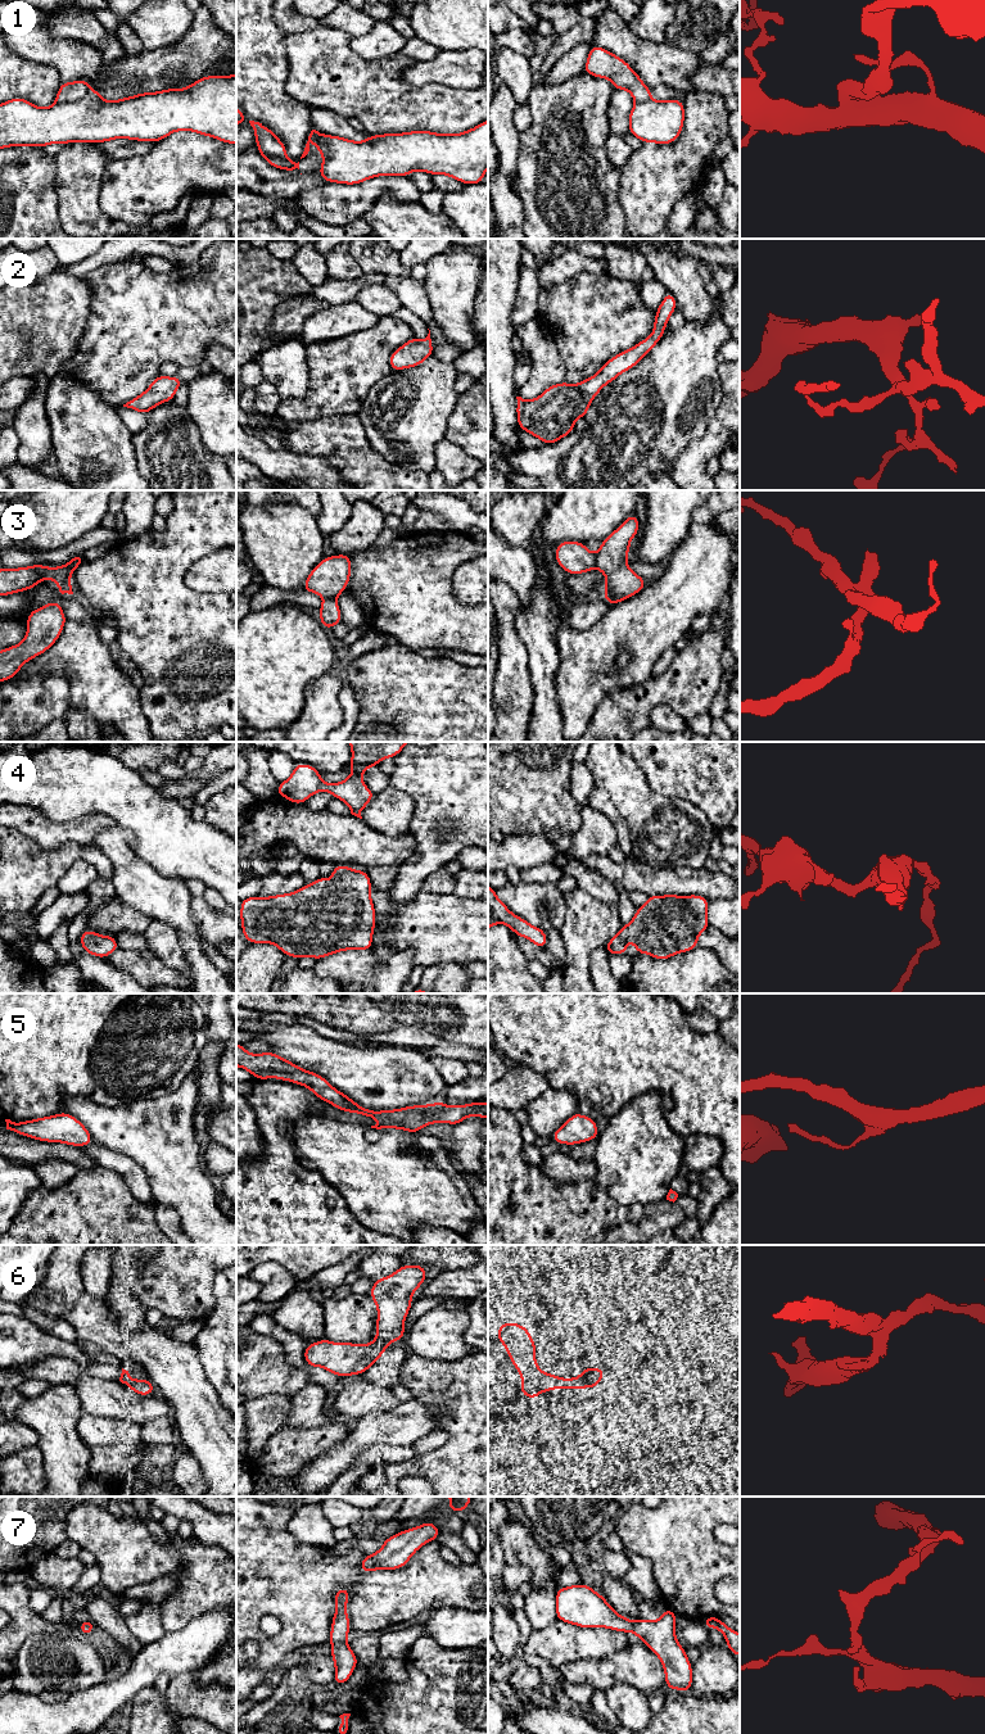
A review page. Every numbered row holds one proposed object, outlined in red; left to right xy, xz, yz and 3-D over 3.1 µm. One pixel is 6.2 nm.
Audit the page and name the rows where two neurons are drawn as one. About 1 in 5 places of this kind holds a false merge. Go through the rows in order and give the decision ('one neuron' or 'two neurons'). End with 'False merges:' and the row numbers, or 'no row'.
1: two neurons
2: one neuron
3: two neurons
4: one neuron
5: one neuron
6: two neurons
7: one neuron
False merges: 1, 3, 6

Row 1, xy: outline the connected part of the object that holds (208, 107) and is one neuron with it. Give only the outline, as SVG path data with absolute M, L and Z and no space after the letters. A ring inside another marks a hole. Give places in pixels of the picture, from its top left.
M236 74L203 76L185 89L140 92L104 101L100 91L89 92L69 103L40 108L14 98L0 104L0 149L9 146L45 148L50 144L100 144L116 139L157 142L176 131L193 131L236 145Z

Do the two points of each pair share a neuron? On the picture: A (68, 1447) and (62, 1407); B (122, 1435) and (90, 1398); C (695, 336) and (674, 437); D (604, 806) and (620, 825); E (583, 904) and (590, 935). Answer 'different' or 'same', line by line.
A: same
B: different
C: same
D: same
E: same

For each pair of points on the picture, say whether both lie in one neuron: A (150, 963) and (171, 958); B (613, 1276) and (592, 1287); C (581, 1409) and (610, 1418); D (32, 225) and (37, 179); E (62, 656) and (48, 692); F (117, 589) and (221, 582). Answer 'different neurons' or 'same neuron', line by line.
A: different neurons
B: different neurons
C: different neurons
D: same neuron
E: different neurons
F: different neurons

